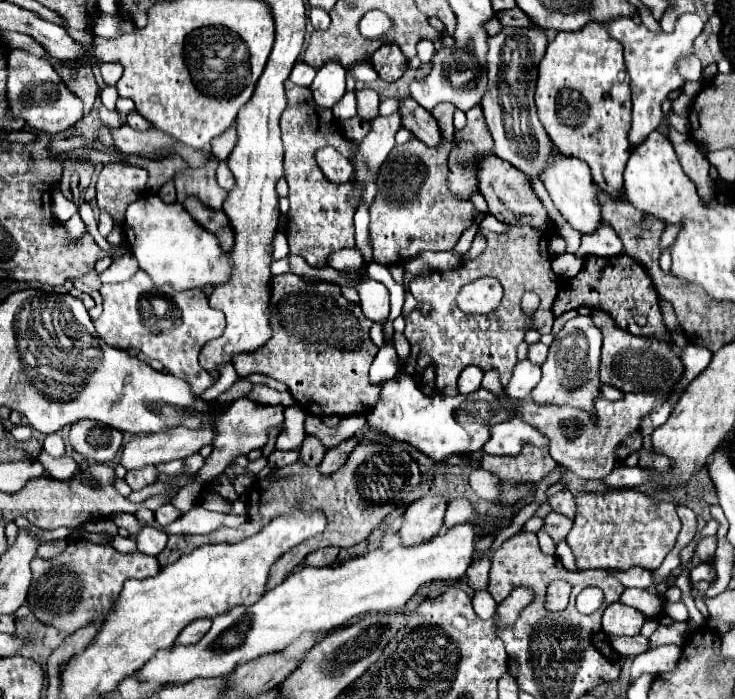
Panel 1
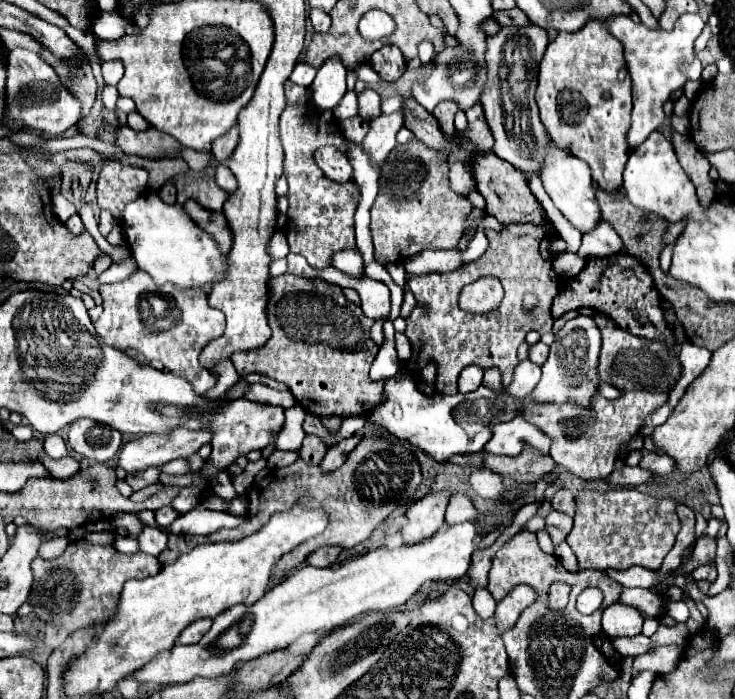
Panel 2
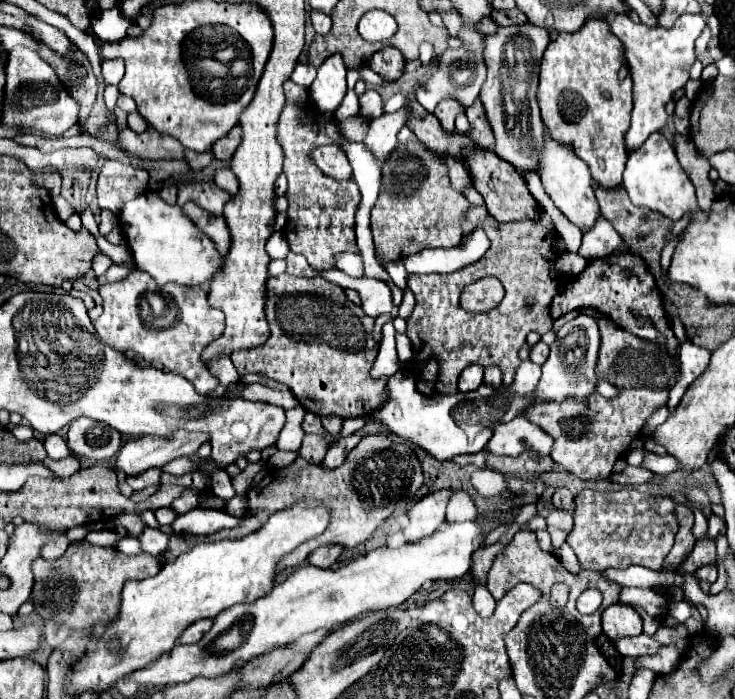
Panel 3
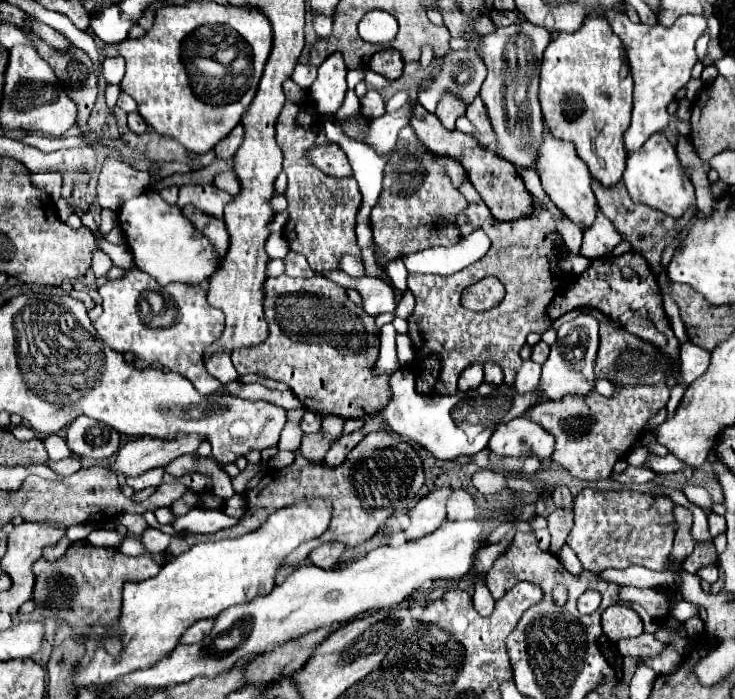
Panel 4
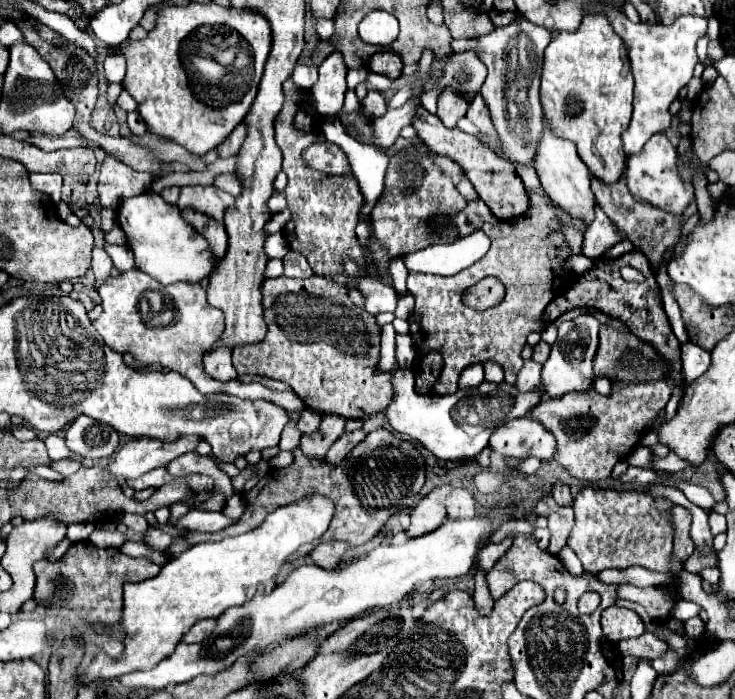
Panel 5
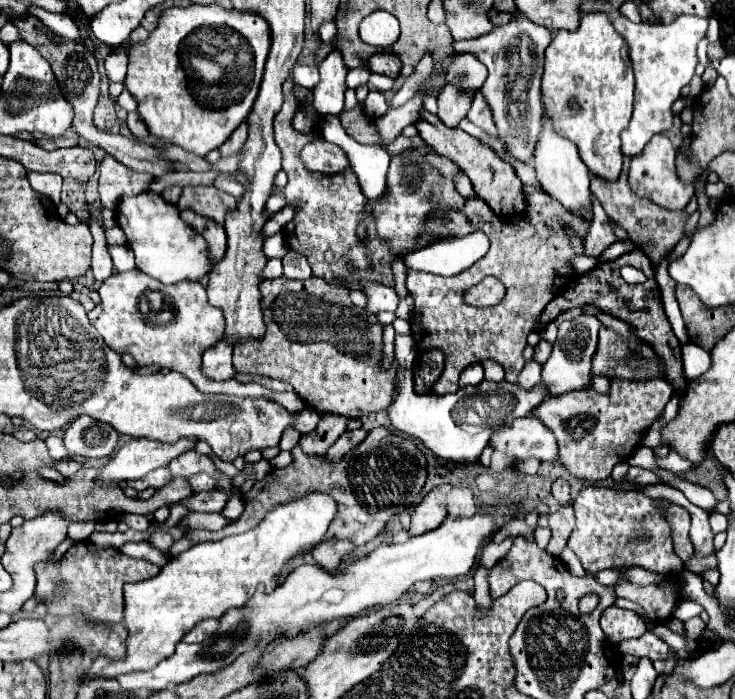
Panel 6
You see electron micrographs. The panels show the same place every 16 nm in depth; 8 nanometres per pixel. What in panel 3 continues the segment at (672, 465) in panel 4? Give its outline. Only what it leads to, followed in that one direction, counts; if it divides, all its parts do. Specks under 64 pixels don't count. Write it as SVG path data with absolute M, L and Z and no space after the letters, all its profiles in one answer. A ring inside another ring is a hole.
M647 451L641 467L654 472L654 474L667 475L670 474L670 472L680 470L678 464L680 464L680 462L674 460L674 456L670 456L670 454L659 456L658 454Z

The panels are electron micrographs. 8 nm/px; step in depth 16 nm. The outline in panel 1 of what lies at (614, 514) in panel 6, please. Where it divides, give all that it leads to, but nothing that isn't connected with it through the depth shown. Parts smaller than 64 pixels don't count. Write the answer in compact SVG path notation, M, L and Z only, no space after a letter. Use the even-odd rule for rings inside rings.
M622 488L608 492L578 492L576 518L566 542L576 556L578 570L628 570L632 566L656 570L674 548L678 532L680 520L674 502L660 502L636 488Z

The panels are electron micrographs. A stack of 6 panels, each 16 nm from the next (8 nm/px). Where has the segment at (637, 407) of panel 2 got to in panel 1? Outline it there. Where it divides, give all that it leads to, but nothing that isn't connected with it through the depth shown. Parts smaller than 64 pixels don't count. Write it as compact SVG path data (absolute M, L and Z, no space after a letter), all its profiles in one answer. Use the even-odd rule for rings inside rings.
M624 392L624 396L614 402L598 396L594 400L594 412L588 414L586 410L574 408L570 404L540 406L534 400L524 400L520 408L516 408L516 416L522 416L524 422L532 424L550 438L550 456L556 460L558 466L570 470L584 480L602 480L614 470L616 450L630 434L640 430L640 422L644 420L644 416L648 416L656 406L664 402L666 396L654 392Z

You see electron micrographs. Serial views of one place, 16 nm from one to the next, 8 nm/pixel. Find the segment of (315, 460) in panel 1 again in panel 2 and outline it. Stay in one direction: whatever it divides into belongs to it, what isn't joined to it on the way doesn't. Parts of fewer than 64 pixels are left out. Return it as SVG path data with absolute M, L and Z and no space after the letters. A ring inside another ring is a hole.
M306 434L304 442L302 442L302 448L300 448L300 456L308 462L308 464L320 464L320 460L324 458L328 446L322 438L318 436L312 436L312 434Z

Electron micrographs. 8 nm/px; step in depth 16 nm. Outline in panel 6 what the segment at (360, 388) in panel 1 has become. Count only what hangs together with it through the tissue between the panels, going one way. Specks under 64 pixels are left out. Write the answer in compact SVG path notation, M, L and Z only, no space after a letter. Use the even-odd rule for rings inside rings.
M286 276L276 280L264 280L260 284L262 314L266 332L262 340L244 340L234 346L234 368L248 374L264 374L270 378L284 380L294 386L296 394L310 404L310 408L340 414L364 422L370 412L380 412L390 406L394 398L396 364L390 368L382 366L382 332L384 326L376 314L368 314L350 300L350 292L328 284L320 278L288 280Z

